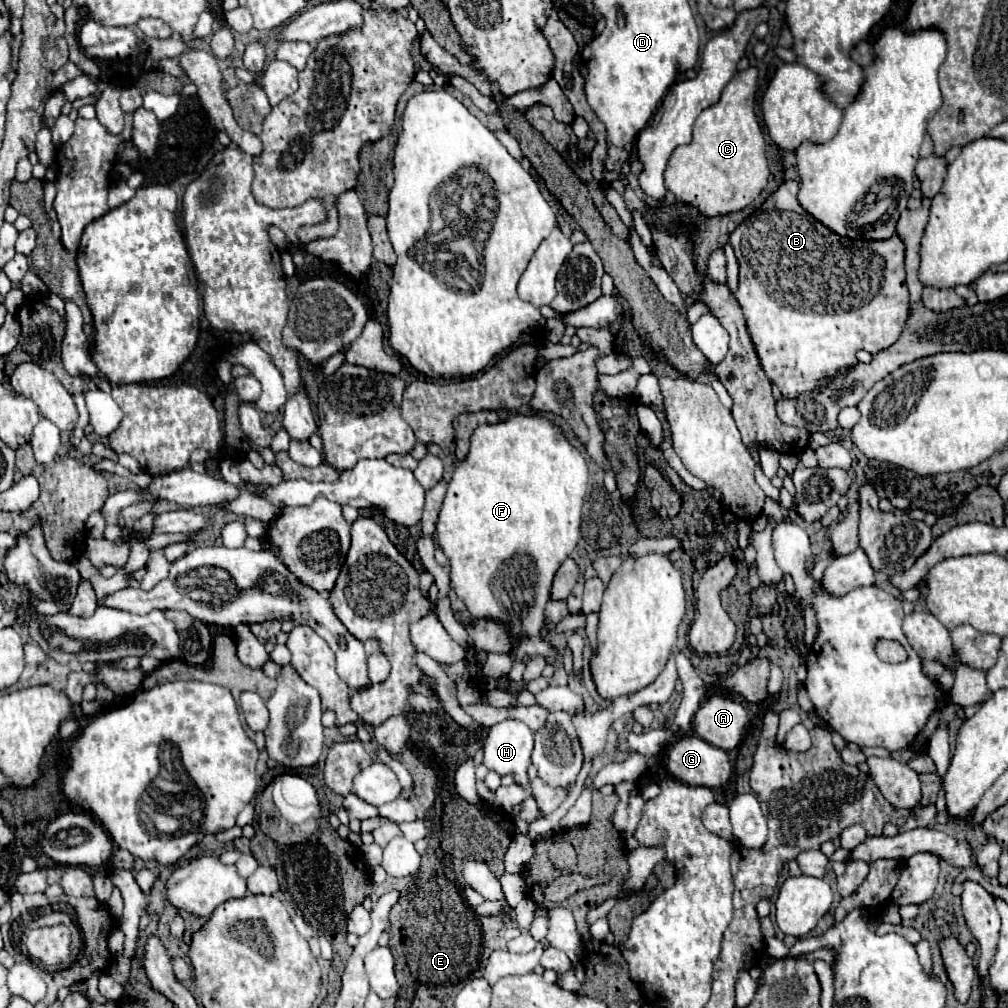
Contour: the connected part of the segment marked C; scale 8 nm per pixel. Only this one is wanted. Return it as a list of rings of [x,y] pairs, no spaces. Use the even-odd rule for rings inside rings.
[[[756,68],[736,72],[726,84],[720,100],[706,108],[694,124],[692,142],[672,152],[664,184],[678,202],[698,208],[706,218],[724,216],[746,208],[766,186],[770,170],[764,154],[764,138],[760,124],[754,116],[756,94]]]

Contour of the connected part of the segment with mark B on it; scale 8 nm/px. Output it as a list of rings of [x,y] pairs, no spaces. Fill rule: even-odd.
[[[794,180],[780,184],[754,214],[730,234],[730,244],[740,266],[736,300],[744,308],[760,364],[784,398],[812,392],[824,376],[834,376],[840,368],[856,364],[856,350],[860,348],[876,354],[894,344],[908,314],[904,242],[898,234],[880,242],[842,238],[816,222],[798,204],[798,190],[800,184]]]

